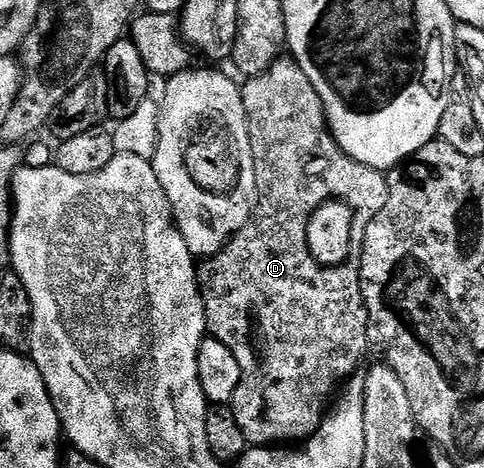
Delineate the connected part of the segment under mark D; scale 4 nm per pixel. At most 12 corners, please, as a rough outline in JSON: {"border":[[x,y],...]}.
{"border":[[281,56],[240,90],[252,216],[198,265],[249,446],[313,437],[369,352],[360,262],[388,178]]}

